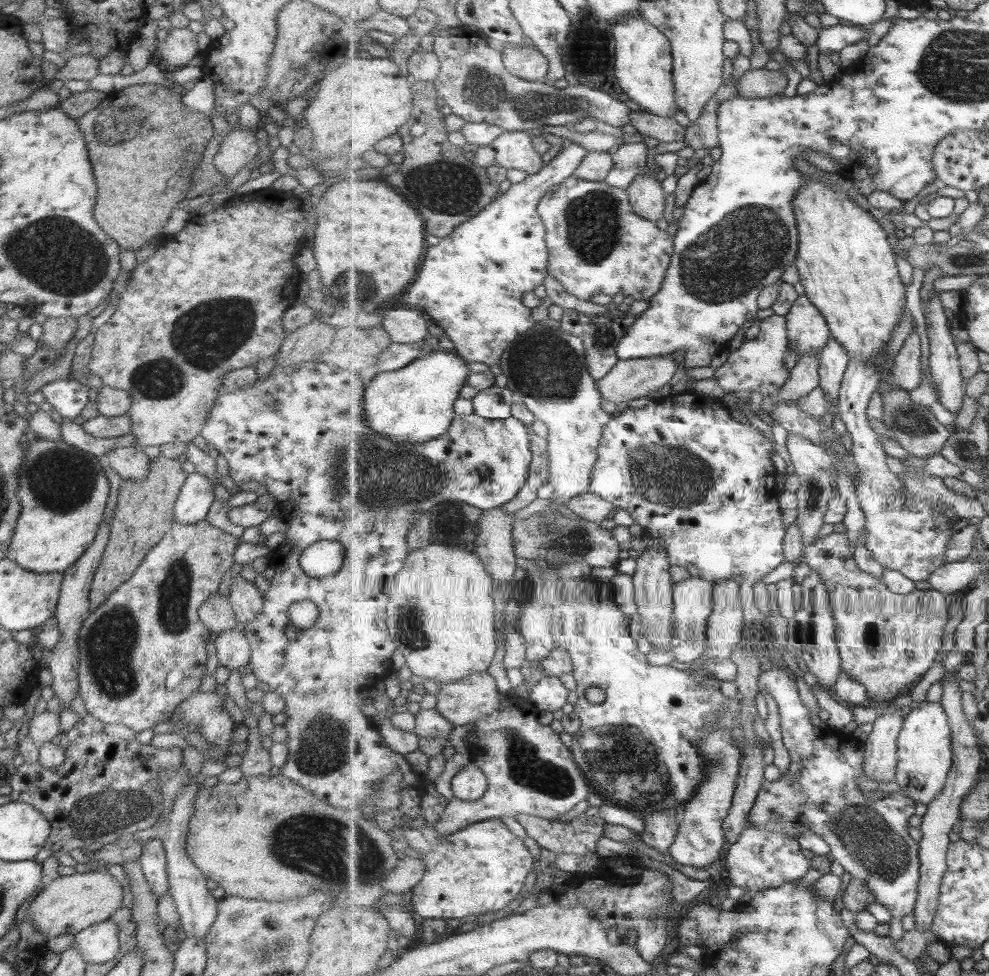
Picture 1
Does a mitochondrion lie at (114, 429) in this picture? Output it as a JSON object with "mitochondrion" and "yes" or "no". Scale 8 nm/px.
{"mitochondrion":"no"}

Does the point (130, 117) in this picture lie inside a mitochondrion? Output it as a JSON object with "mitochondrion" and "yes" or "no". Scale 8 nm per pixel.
{"mitochondrion":"yes"}

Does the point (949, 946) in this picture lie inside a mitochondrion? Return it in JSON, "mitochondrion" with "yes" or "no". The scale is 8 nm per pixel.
{"mitochondrion":"no"}

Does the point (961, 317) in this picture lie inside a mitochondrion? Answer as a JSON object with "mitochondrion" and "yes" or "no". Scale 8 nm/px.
{"mitochondrion":"no"}

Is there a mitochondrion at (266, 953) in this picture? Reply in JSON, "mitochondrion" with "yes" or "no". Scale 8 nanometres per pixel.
{"mitochondrion":"yes"}

